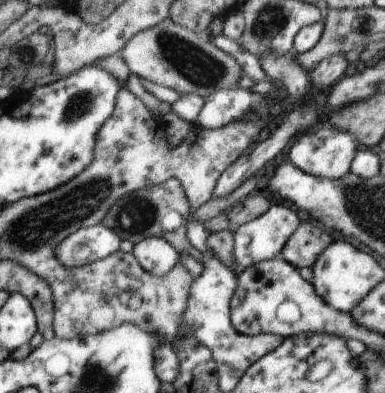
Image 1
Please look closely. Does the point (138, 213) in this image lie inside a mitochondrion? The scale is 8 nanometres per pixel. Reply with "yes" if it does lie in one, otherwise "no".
yes

